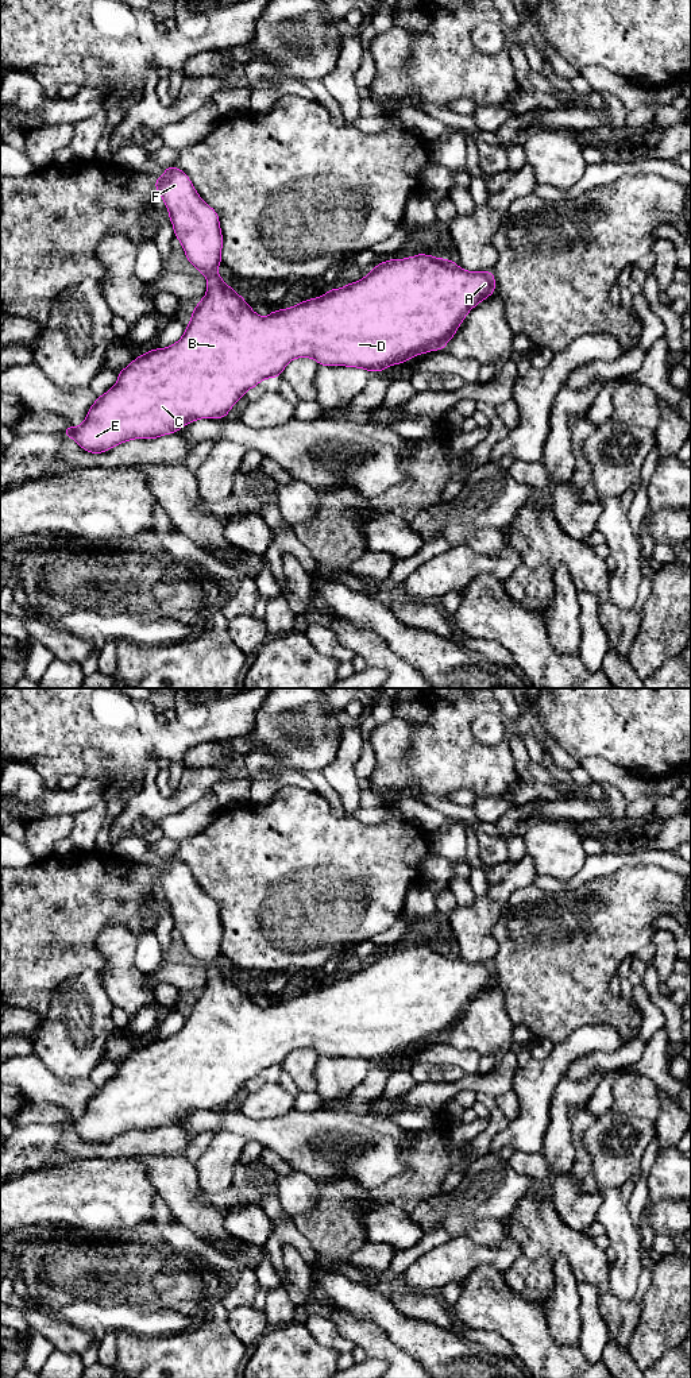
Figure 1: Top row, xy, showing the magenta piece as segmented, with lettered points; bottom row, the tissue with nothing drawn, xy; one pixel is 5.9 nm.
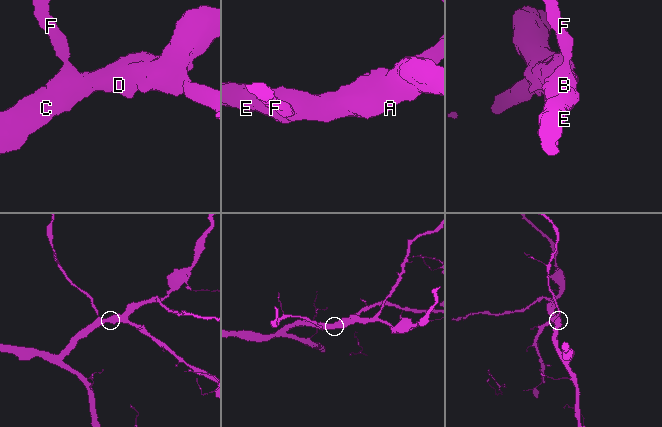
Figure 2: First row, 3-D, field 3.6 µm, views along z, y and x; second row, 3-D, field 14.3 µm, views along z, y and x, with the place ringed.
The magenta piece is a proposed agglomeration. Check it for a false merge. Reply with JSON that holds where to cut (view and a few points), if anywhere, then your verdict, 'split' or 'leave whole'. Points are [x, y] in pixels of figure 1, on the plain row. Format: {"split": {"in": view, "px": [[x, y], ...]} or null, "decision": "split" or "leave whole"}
{"split": null, "decision": "leave whole"}

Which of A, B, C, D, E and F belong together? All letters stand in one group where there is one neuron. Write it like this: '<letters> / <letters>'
A B C D E F

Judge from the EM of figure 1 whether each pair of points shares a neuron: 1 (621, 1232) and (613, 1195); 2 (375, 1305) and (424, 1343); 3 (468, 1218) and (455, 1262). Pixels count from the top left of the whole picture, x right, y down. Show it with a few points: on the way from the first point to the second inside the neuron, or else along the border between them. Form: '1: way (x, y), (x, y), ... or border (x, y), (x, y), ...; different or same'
1: way (617, 1223), (613, 1215), (613, 1204); same
2: way (388, 1317), (412, 1335); same
3: border (466, 1235), (452, 1238); different

